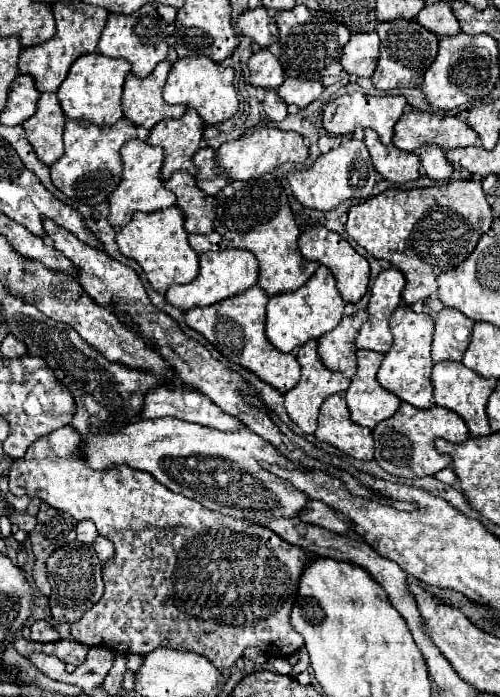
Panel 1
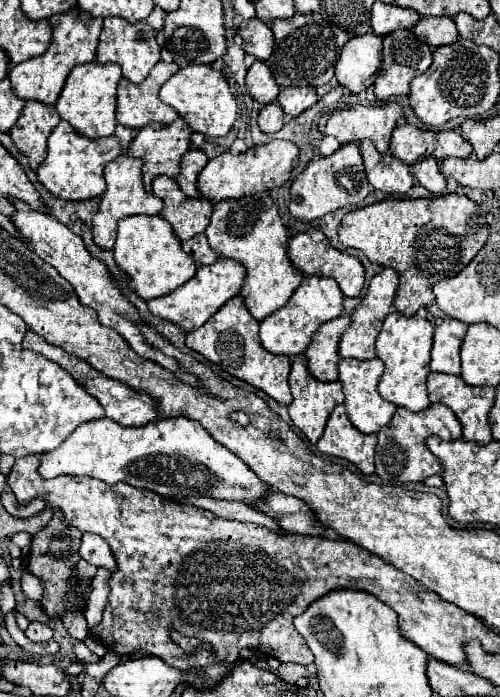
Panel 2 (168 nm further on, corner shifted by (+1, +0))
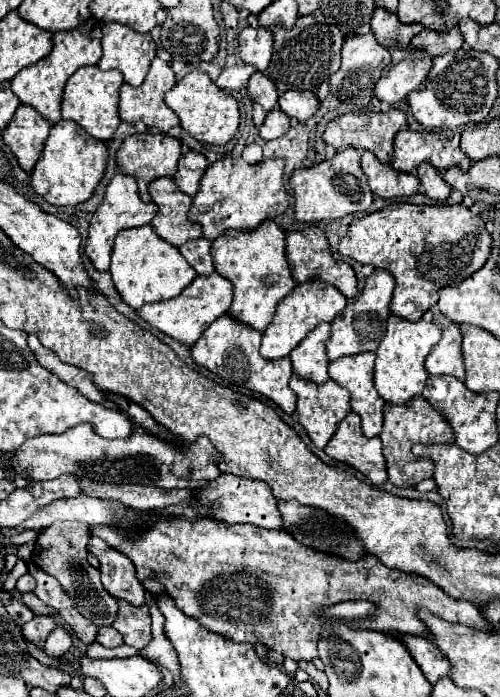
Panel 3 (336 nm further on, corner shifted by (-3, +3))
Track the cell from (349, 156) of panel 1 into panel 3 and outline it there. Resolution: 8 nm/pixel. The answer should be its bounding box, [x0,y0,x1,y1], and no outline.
[290,147,374,223]

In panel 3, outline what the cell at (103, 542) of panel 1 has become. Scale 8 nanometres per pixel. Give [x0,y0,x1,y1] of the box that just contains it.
[96,627,122,649]

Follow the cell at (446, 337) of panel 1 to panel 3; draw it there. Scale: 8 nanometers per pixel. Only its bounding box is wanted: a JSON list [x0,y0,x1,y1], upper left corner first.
[426,323,464,381]

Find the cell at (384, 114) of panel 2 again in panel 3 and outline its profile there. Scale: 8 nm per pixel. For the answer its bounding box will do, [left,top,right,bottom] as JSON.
[322,109,406,163]

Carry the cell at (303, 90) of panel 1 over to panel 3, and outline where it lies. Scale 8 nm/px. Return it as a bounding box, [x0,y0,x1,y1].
[278,91,320,121]

